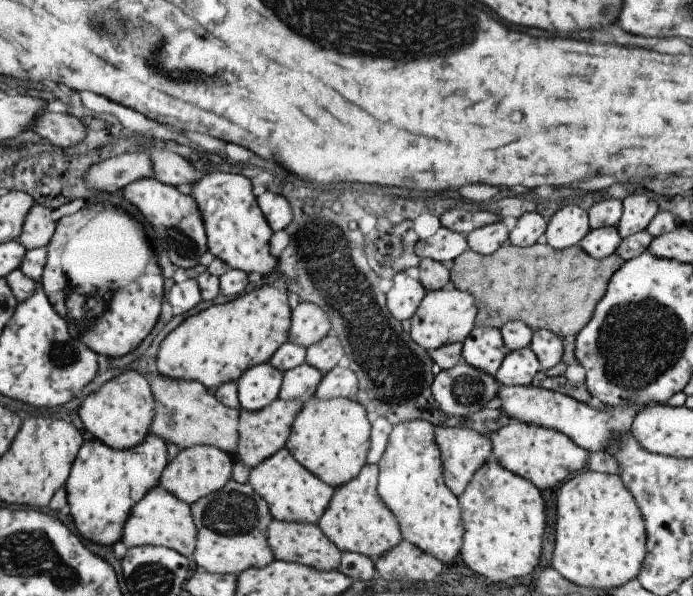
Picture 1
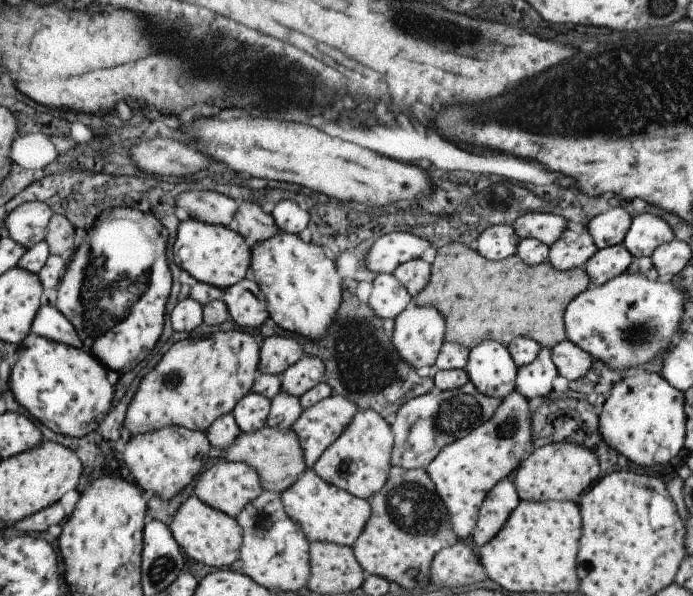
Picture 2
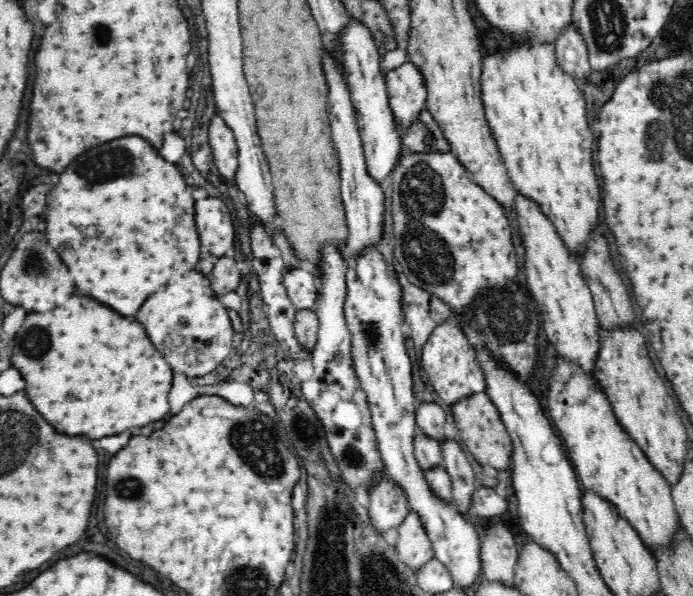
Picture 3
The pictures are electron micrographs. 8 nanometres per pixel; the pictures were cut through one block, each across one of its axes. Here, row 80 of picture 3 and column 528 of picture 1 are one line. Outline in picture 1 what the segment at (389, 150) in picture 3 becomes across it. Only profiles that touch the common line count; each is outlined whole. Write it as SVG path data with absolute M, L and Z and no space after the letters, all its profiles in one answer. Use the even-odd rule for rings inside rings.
M527 346L507 353L494 377L501 385L527 386L540 369L536 354Z

